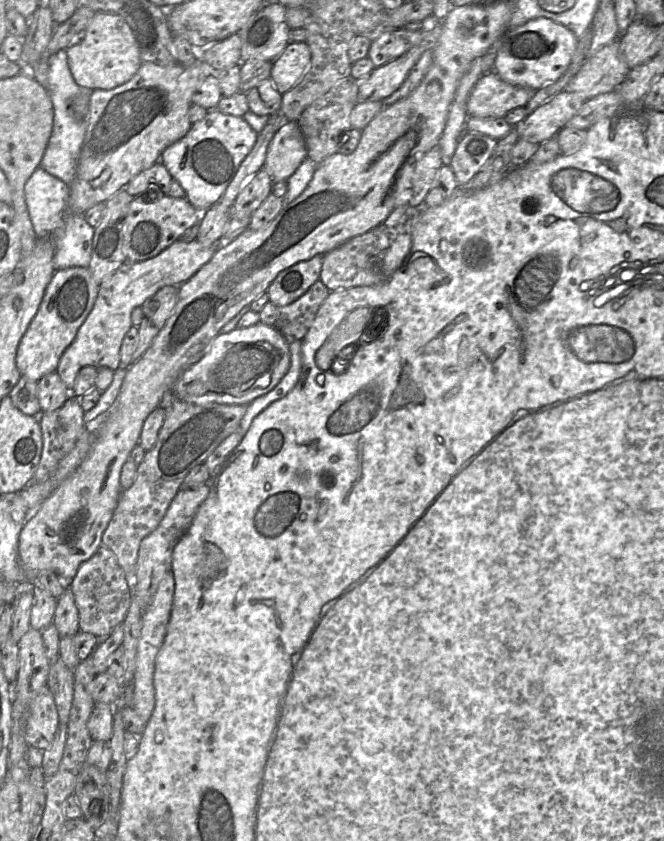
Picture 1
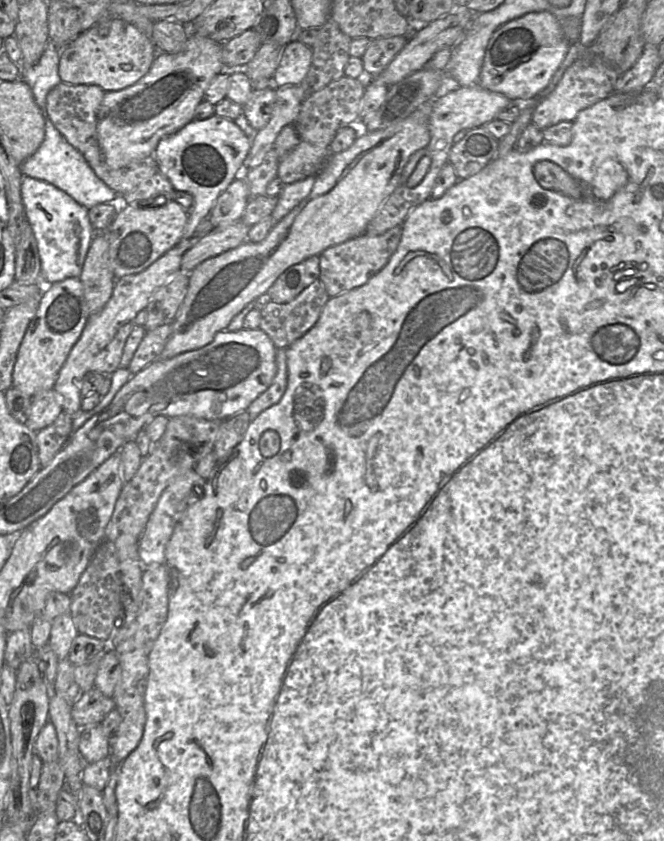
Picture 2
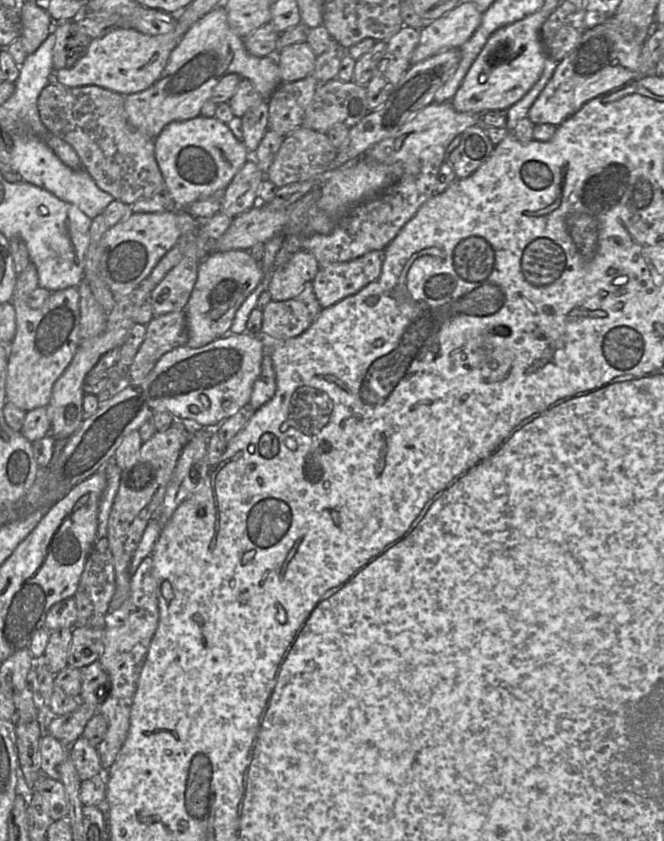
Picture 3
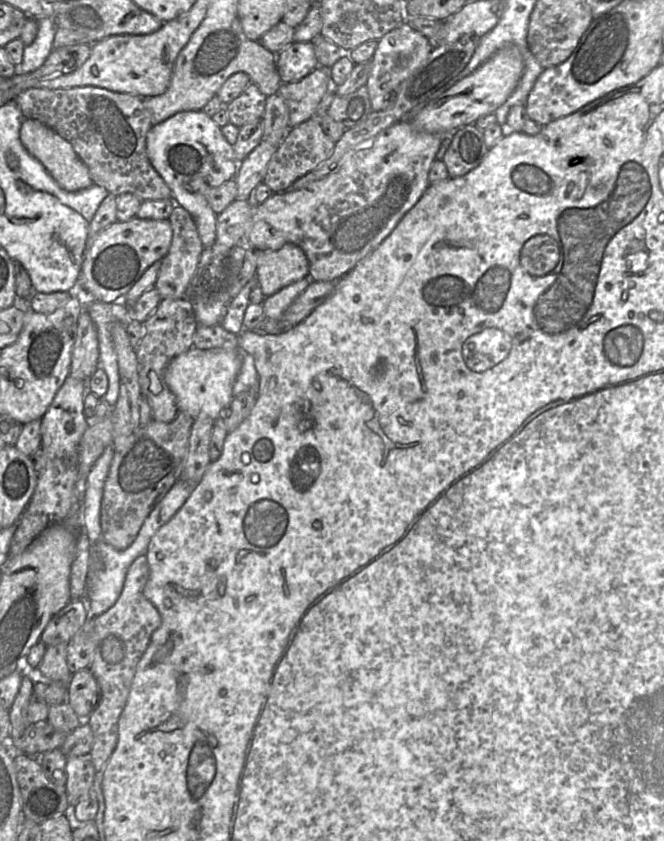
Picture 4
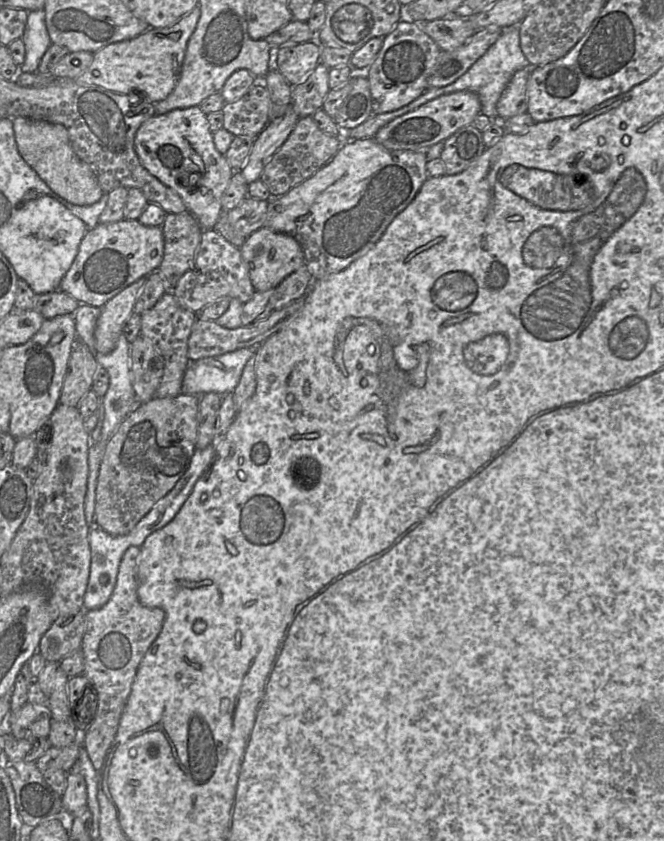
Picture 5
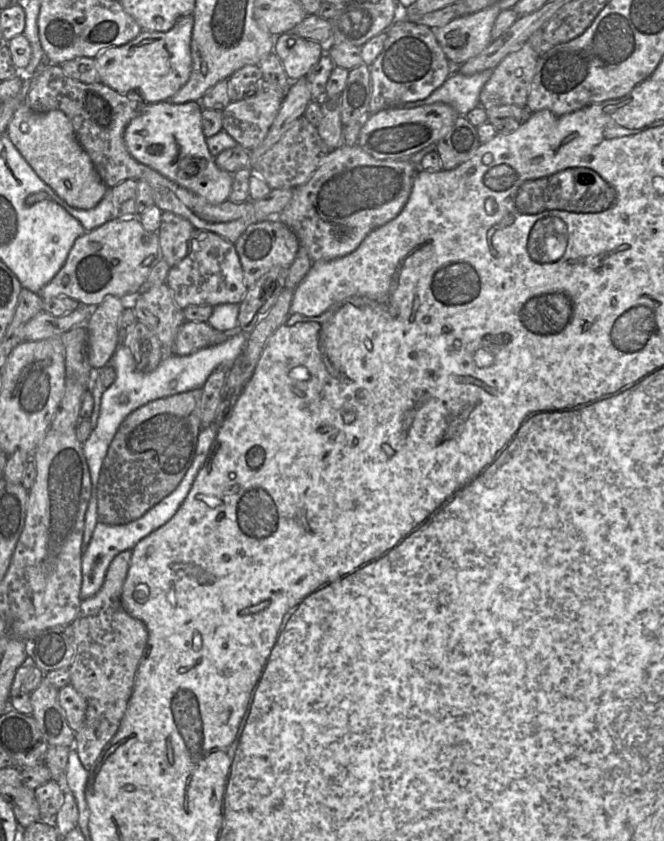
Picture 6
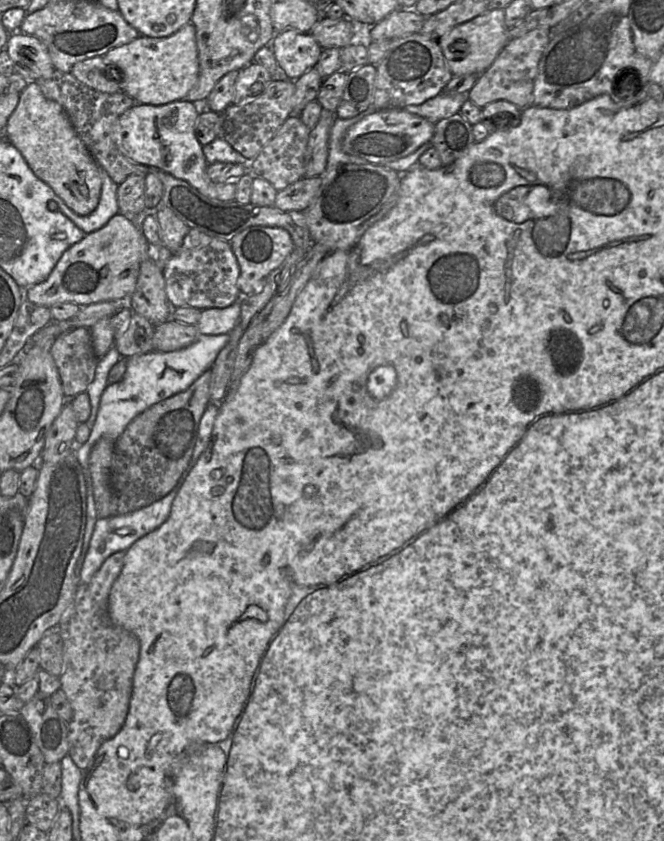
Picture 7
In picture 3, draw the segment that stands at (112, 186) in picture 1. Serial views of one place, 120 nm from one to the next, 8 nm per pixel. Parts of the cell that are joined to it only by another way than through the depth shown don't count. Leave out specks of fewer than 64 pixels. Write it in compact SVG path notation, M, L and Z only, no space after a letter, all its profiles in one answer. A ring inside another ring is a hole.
M220 4L190 27L172 50L159 79L152 86L124 96L128 121L141 133L155 139L170 122L199 116L215 85L223 76L231 73L248 79L263 100L268 100L282 83L276 56L250 54L243 38L230 29L226 11Z

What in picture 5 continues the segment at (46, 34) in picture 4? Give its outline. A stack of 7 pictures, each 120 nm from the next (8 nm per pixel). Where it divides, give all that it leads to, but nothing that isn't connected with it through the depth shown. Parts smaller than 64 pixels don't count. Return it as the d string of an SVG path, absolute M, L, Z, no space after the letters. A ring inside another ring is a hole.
M44 10L28 12L22 40L25 43L26 53L20 71L34 73L37 71L43 55L52 44L46 27Z

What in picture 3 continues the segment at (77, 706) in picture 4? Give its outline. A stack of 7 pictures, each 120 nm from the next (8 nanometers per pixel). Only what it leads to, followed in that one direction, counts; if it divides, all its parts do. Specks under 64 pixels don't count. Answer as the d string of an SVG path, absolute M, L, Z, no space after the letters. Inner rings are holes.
M99 660L80 668L82 685L78 697L86 705L99 706L107 698L111 681L109 674Z

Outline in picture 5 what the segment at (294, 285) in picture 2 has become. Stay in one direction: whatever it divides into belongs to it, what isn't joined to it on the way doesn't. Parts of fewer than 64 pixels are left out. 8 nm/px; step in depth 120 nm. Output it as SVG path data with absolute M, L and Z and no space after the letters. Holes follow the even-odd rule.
M264 226L245 239L240 254L256 291L275 289L288 275L305 264L303 250L295 238Z

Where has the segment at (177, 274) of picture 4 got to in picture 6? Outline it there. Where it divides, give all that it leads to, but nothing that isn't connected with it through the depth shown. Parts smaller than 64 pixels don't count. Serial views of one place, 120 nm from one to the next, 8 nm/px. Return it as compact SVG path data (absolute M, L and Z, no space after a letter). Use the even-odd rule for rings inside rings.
M162 212L158 230L160 257L171 267L188 254L194 226L185 218L171 212Z

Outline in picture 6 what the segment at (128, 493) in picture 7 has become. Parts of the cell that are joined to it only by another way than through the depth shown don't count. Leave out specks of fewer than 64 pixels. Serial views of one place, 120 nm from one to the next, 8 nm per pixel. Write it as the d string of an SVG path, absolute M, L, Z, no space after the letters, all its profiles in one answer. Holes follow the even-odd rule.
M202 388L156 399L130 413L120 425L101 468L97 486L98 522L110 526L130 523L170 495L190 468L202 429Z

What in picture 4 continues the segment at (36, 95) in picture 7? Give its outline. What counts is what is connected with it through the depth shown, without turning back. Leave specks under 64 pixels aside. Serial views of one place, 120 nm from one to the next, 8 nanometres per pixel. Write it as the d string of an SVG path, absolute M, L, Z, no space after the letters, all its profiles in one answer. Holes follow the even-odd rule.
M25 119L20 128L20 139L25 149L39 160L58 185L66 191L76 192L94 182L88 167L81 161L72 145L55 130L33 119Z

